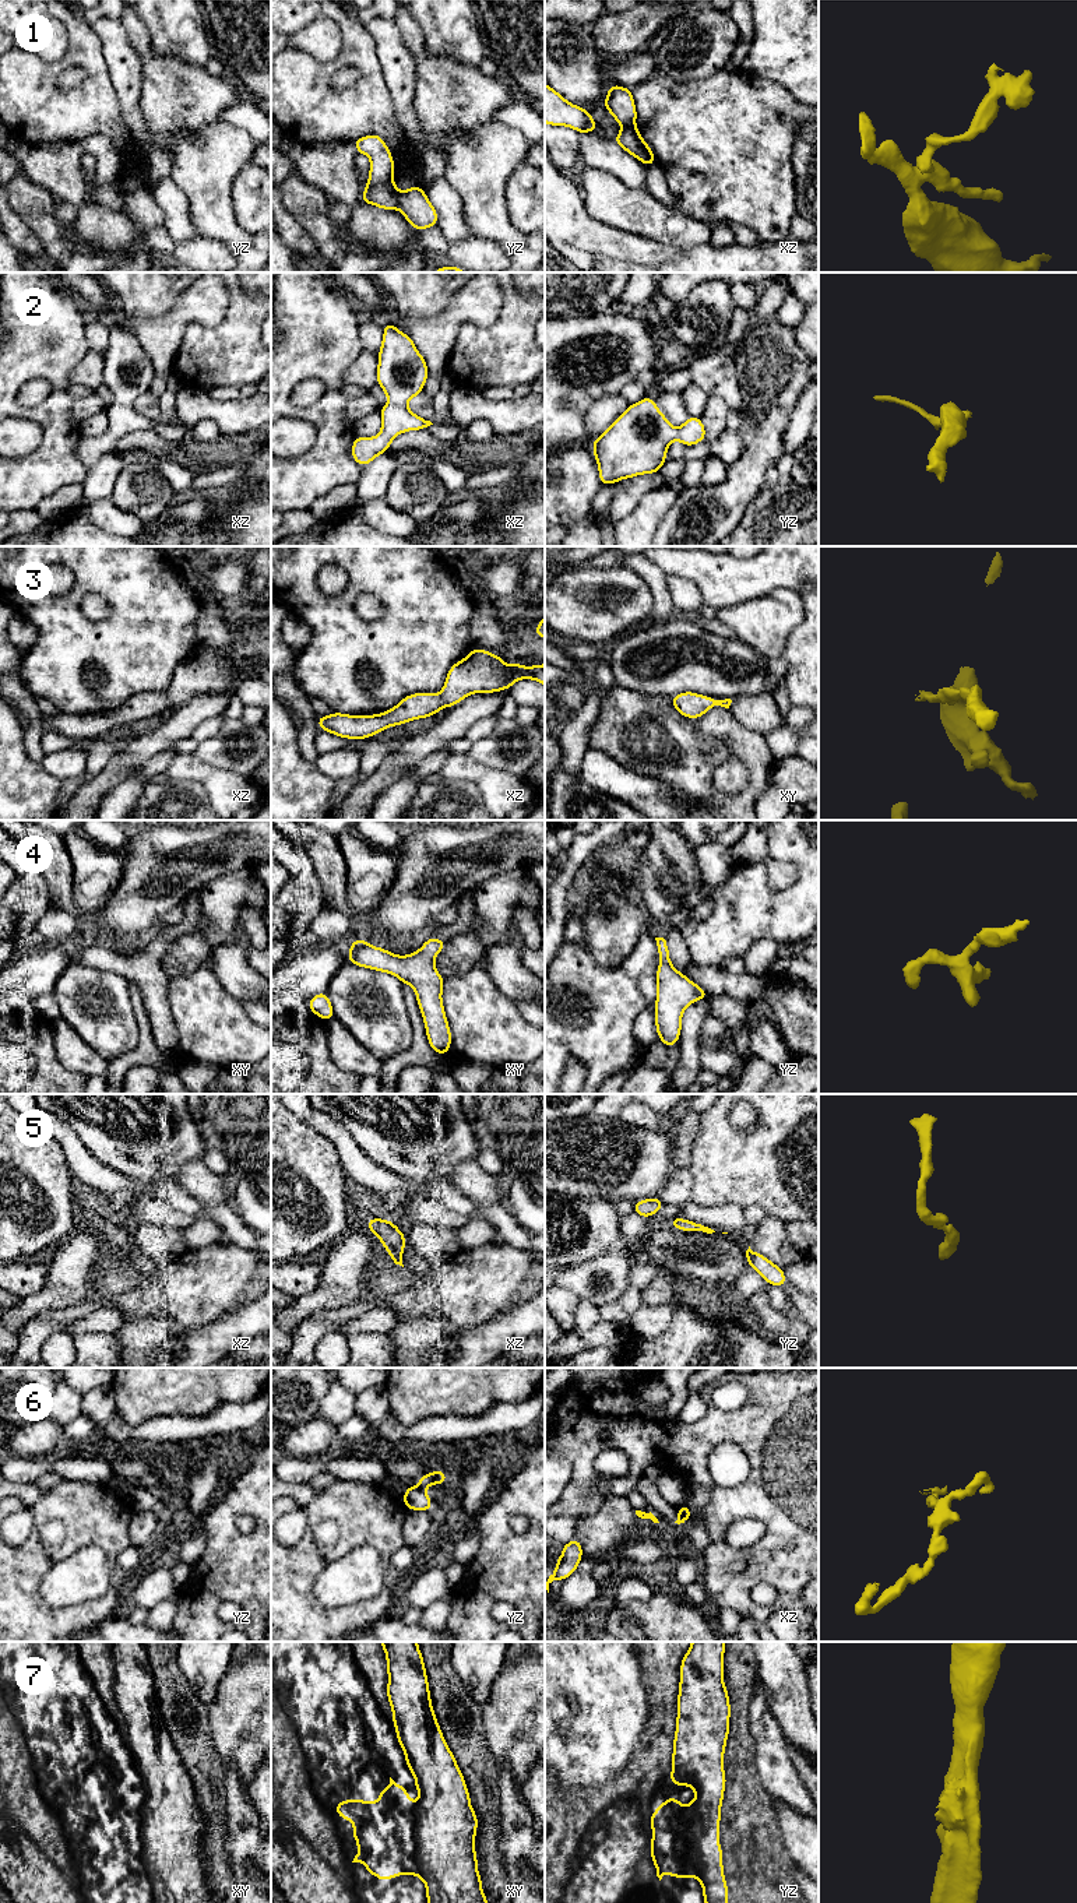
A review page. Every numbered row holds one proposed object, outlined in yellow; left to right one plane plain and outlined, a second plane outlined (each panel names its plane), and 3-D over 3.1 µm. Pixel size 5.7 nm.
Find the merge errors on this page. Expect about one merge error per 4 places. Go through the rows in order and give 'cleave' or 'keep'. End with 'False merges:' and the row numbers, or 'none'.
1: cleave
2: keep
3: keep
4: keep
5: keep
6: cleave
7: cleave
False merges: 1, 6, 7

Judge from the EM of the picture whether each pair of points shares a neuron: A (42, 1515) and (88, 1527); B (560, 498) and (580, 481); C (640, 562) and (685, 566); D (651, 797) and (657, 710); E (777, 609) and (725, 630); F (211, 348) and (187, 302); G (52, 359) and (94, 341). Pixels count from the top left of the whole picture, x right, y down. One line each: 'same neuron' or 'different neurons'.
A: same neuron
B: same neuron
C: different neurons
D: different neurons
E: different neurons
F: different neurons
G: different neurons

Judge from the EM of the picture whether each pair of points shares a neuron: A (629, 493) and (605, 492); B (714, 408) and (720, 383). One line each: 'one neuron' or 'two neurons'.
A: two neurons
B: two neurons

